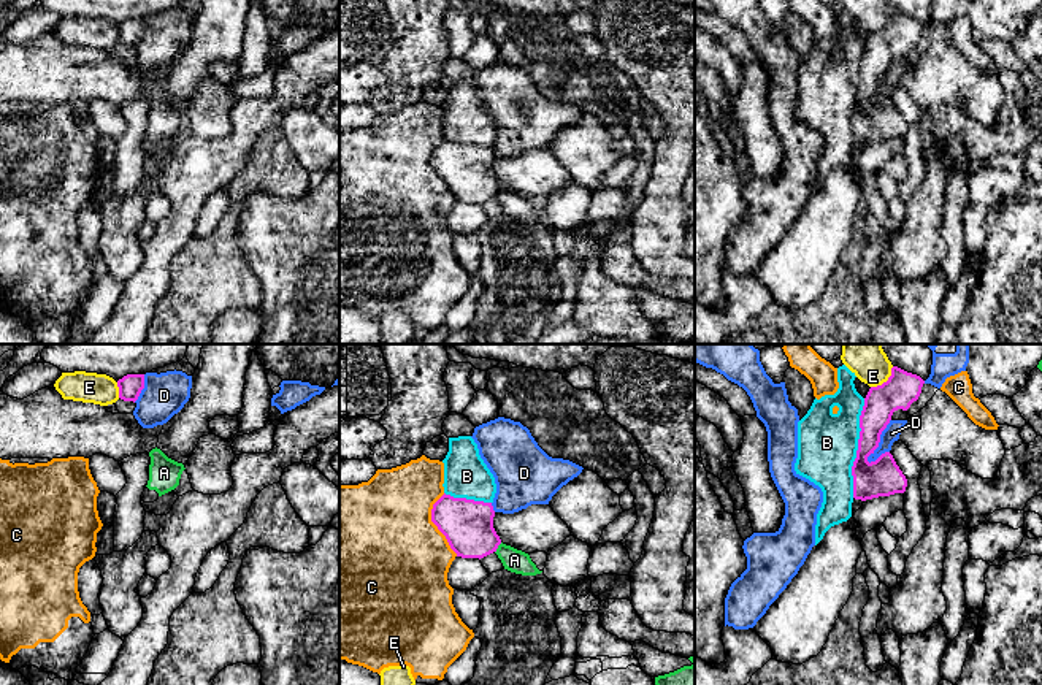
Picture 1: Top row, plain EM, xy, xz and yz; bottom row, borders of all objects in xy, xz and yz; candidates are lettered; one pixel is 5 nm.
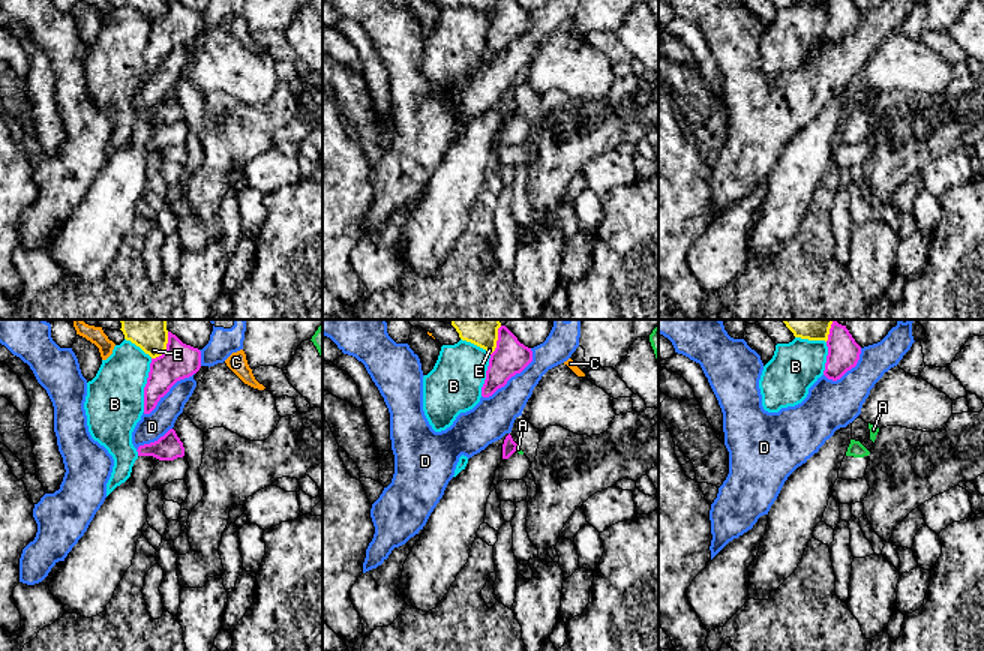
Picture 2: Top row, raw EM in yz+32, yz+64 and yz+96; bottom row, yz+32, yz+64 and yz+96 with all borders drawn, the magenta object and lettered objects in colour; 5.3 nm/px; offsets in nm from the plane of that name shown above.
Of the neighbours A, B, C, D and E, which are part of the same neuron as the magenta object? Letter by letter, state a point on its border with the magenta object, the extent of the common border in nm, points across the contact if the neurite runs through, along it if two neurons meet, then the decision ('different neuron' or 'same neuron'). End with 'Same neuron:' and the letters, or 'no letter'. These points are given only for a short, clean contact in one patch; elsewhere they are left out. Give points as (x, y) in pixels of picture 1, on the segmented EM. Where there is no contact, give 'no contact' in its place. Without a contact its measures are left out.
A: xz (497, 547) | 70 nm | along xz (501, 543), (495, 552) | different neuron
B: yz (858, 447) | 500 nm | different neuron
C: xz (435, 524) | 320 nm | different neuron
D: yz (879, 441) | 260 nm | different neuron
E: yz (887, 381) | 160 nm | different neuron
Same neuron: no letter

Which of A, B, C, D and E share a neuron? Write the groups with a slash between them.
A / B / C / D / E

